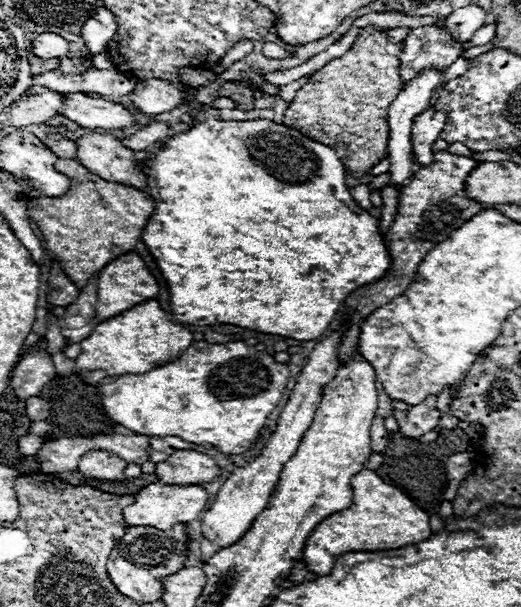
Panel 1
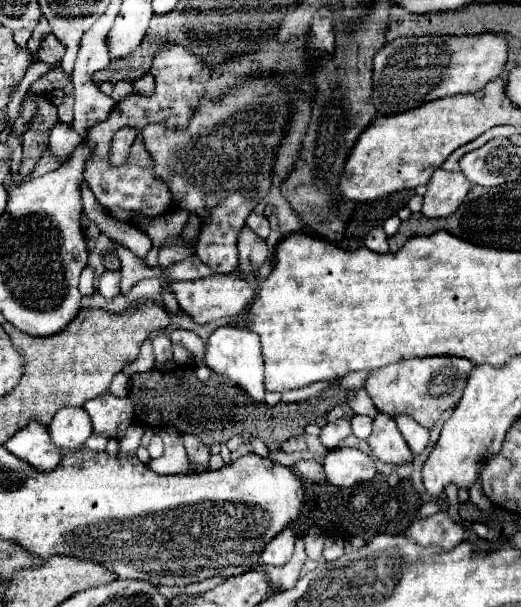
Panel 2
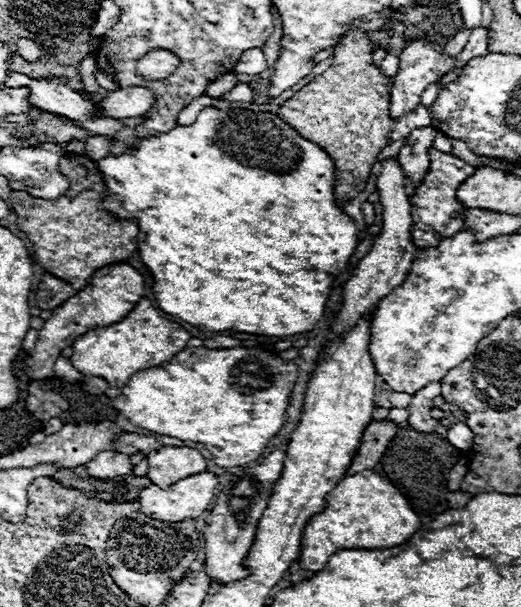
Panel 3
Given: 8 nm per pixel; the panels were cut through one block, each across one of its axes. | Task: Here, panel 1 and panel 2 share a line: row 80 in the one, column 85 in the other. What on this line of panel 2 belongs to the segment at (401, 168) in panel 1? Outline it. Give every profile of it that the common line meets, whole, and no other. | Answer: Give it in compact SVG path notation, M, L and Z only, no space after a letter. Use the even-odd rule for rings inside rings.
M62 408L50 422L52 442L62 450L82 448L82 444L92 434L92 422L84 408Z

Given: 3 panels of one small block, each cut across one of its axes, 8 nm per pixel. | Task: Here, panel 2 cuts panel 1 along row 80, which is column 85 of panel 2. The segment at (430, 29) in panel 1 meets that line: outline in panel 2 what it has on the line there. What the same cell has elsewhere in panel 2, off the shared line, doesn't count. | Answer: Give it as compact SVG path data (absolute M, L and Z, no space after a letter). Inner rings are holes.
M102 394L84 404L84 410L92 418L96 434L108 434L108 438L122 438L126 428L134 422L134 404L128 398L114 394Z

